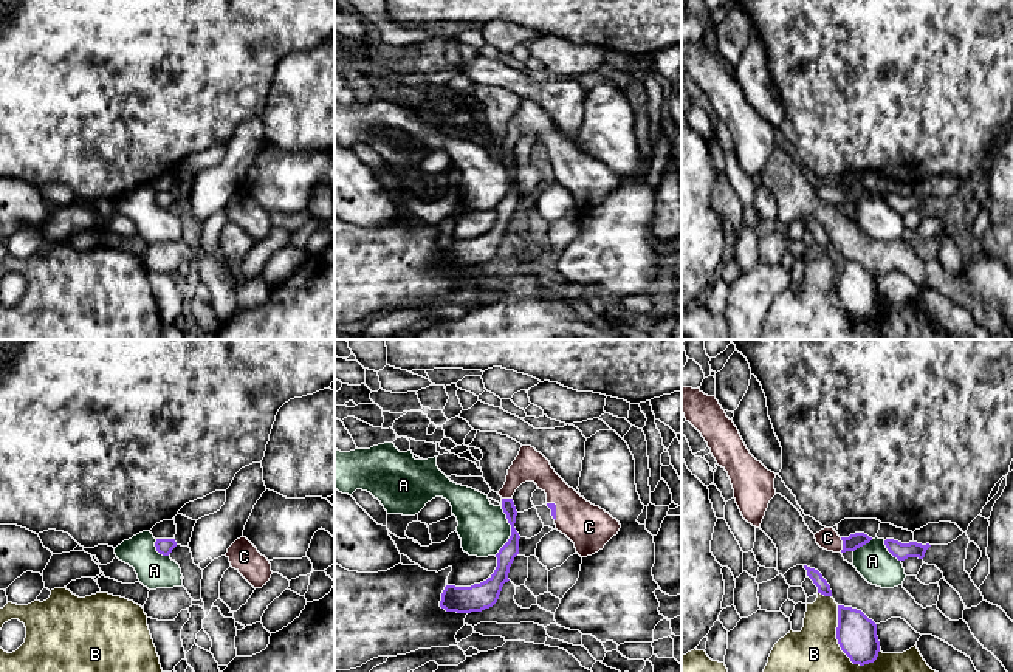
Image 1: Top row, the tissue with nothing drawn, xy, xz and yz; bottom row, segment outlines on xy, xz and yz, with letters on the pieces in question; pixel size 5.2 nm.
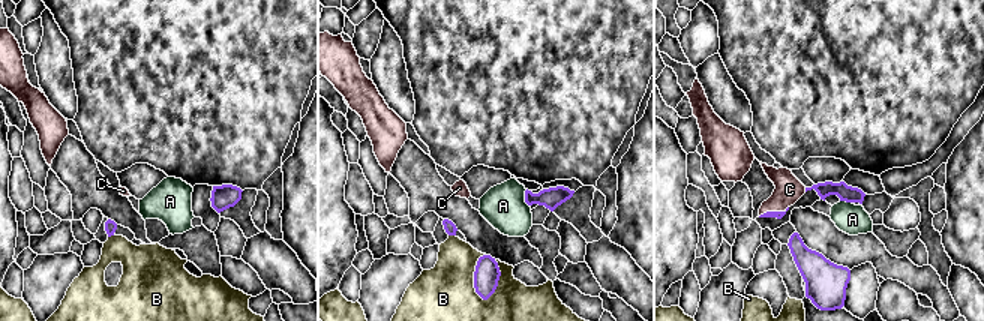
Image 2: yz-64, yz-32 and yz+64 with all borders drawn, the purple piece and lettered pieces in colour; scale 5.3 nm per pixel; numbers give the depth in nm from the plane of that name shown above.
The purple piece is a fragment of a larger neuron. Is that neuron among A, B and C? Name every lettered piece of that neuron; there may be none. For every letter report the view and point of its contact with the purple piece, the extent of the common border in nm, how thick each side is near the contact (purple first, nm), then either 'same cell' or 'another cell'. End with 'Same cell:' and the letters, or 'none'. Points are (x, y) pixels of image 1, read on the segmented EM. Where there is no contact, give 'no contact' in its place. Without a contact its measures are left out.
A: xz (511, 531) | 260 nm | 90/260 nm | another cell
B: yz (838, 643) | 360 nm | 200/240 nm | another cell
C: yz (843, 545) | 80 nm | 80/110 nm | same cell
Same cell: C

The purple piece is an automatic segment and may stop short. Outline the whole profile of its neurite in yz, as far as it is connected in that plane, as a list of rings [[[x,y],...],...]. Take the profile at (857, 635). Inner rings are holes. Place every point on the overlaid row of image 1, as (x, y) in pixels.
[[[838,605],[836,639],[853,664],[864,666],[878,657],[877,624],[861,610]]]

